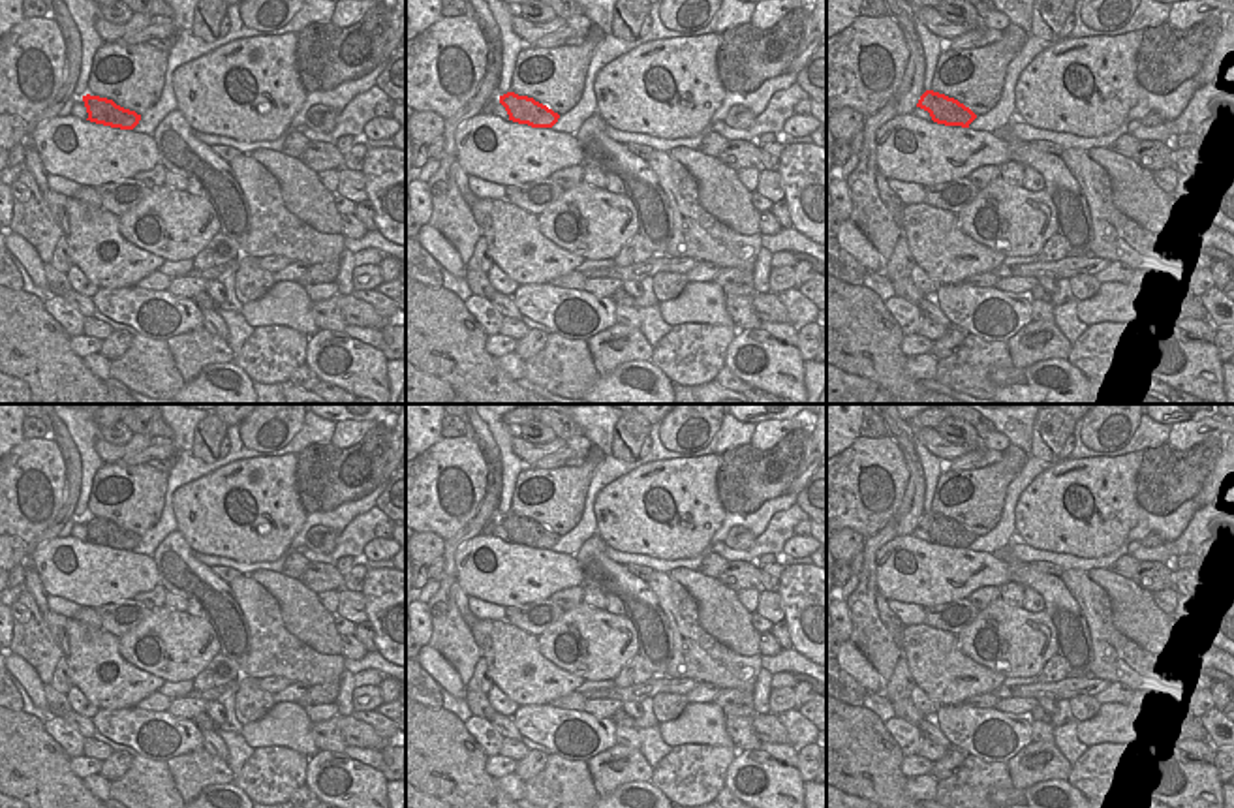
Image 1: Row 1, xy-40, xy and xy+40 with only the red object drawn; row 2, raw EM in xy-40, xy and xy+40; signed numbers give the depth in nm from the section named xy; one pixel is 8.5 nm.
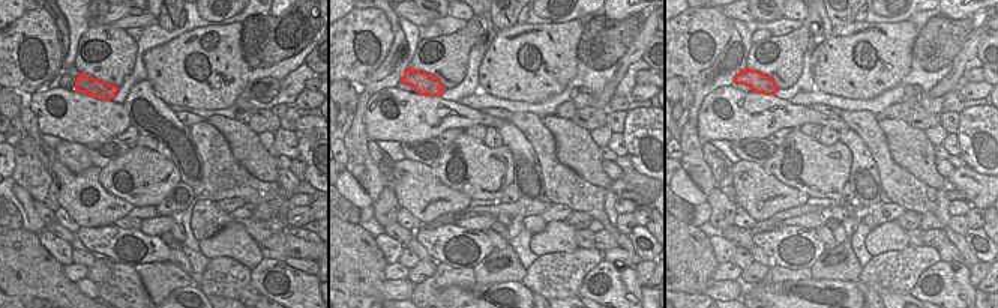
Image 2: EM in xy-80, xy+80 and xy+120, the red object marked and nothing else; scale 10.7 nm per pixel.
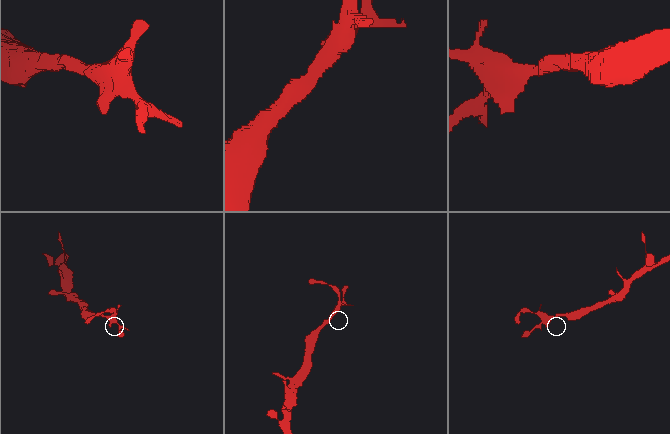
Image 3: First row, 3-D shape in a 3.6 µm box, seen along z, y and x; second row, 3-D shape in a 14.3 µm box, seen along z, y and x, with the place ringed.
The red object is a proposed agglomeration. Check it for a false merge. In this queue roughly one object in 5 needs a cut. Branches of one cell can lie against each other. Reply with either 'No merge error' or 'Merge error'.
No merge error.

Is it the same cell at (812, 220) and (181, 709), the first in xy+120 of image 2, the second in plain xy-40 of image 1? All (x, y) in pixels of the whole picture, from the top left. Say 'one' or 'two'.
one

